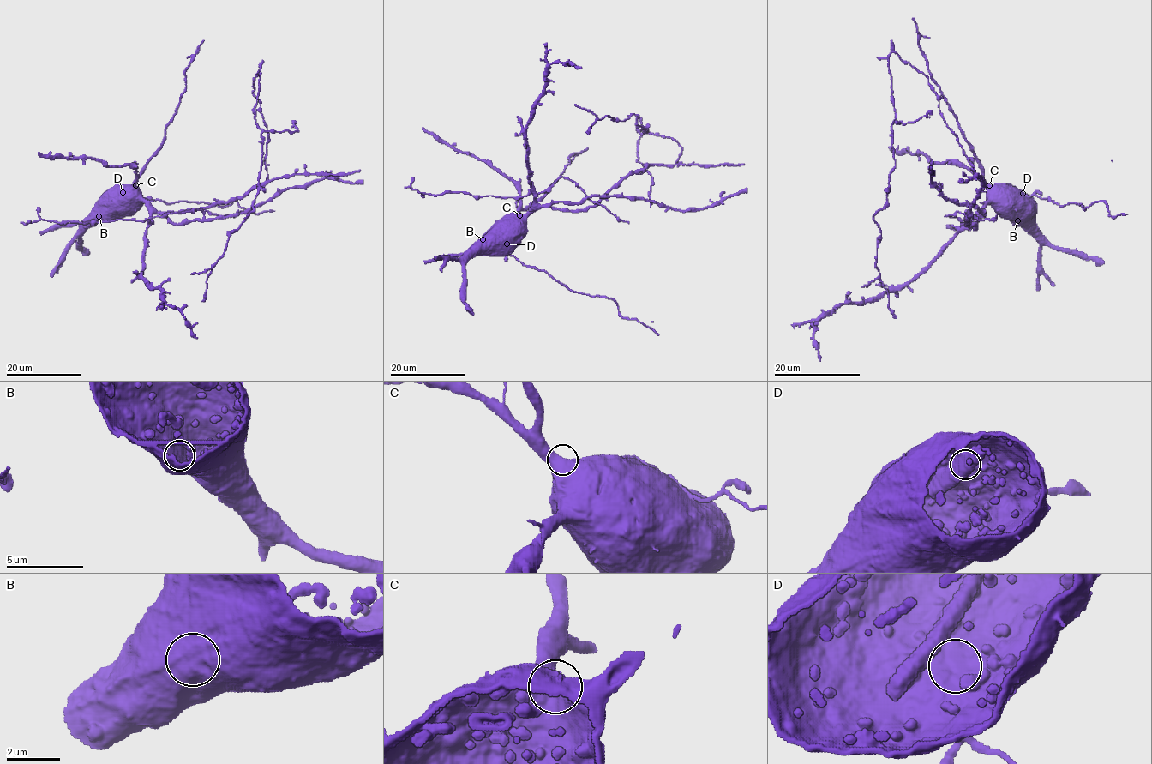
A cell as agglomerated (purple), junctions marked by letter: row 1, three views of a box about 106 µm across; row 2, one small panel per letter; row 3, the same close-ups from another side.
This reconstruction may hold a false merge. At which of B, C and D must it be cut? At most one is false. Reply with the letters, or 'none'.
D

